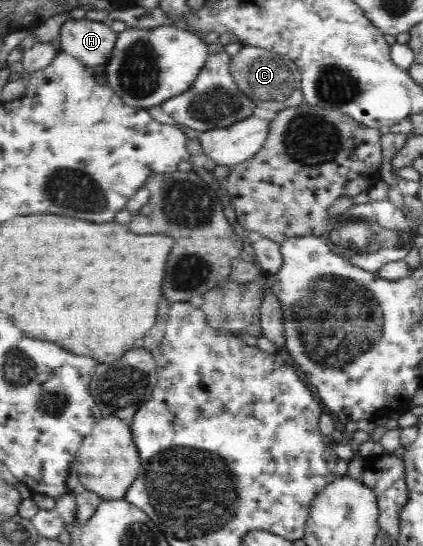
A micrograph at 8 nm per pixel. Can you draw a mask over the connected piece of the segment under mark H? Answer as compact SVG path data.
M67 19L60 29L60 51L78 58L84 65L96 67L110 60L116 43L117 33L110 27L109 21L90 19Z

